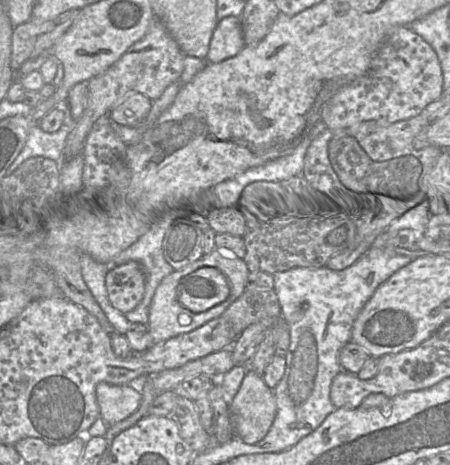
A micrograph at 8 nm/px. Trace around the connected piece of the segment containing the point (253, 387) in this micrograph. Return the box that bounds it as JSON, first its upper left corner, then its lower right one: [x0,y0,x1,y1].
[229,368,277,444]

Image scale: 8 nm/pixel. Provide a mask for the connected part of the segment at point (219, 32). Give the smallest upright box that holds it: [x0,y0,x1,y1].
[205,17,245,63]

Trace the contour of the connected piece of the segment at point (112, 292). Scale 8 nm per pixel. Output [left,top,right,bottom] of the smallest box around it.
[105,261,145,314]

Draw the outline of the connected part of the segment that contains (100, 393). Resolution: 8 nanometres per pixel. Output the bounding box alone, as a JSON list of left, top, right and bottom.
[96,382,142,427]

